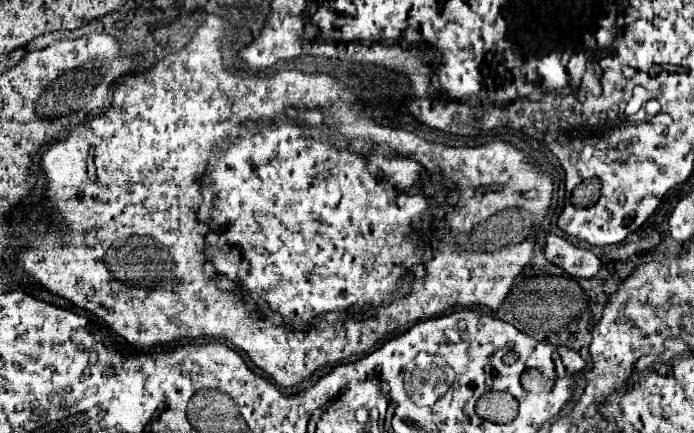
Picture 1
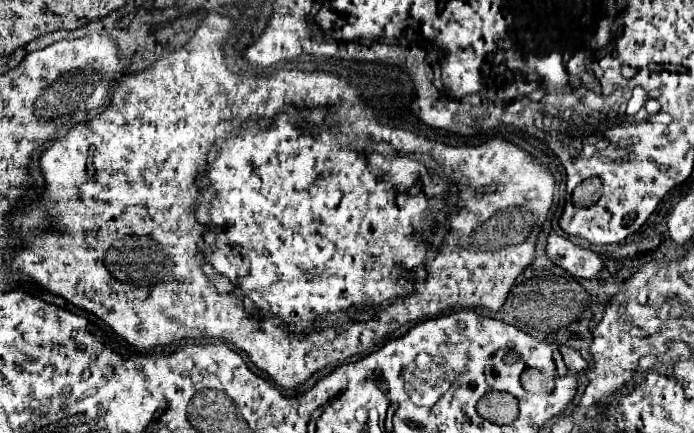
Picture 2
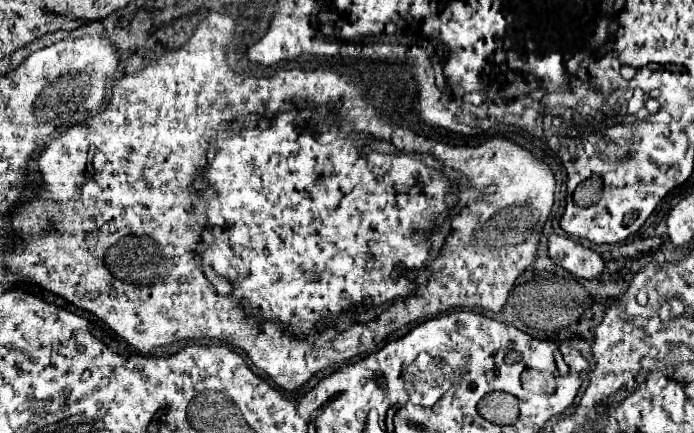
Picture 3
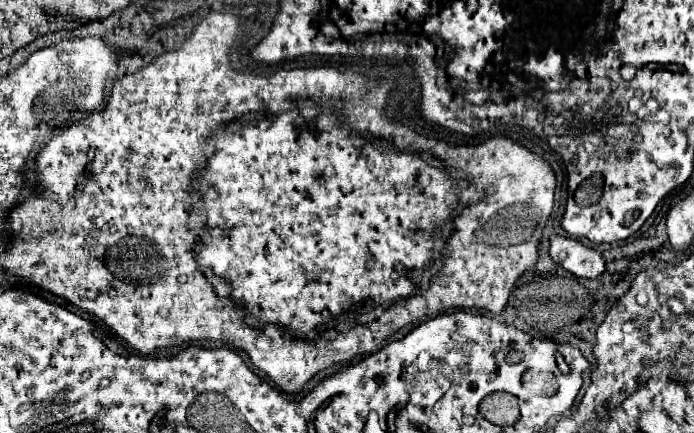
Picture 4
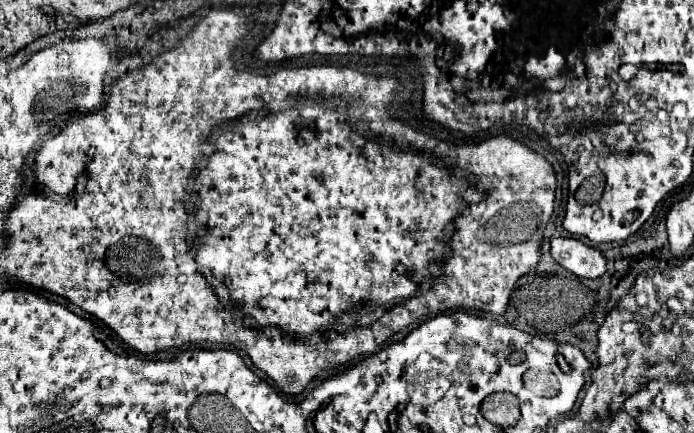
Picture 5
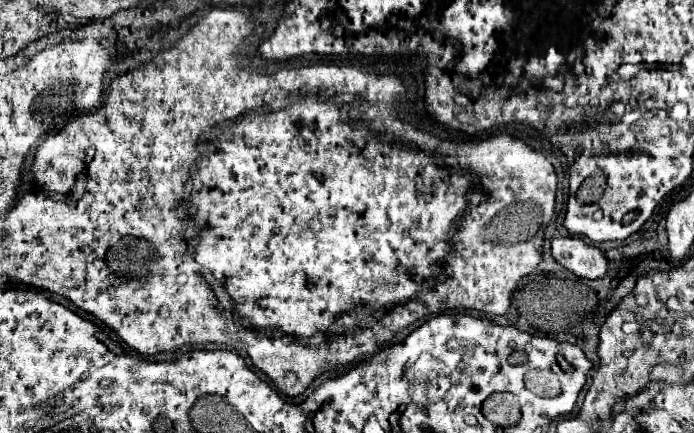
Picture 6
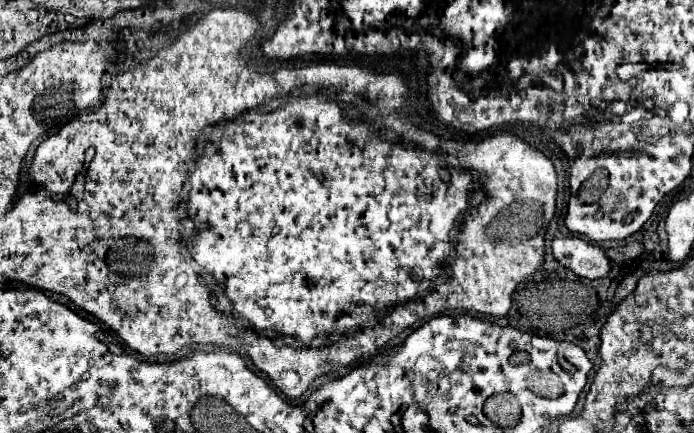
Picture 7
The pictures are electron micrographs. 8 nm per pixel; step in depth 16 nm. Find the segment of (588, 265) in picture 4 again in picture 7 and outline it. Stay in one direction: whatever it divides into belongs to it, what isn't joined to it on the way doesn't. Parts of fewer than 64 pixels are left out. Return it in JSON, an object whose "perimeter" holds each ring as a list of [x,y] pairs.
{"perimeter":[[[568,236],[552,242],[554,258],[582,278],[604,278],[610,272],[610,258],[600,246],[594,246],[582,238]]]}

